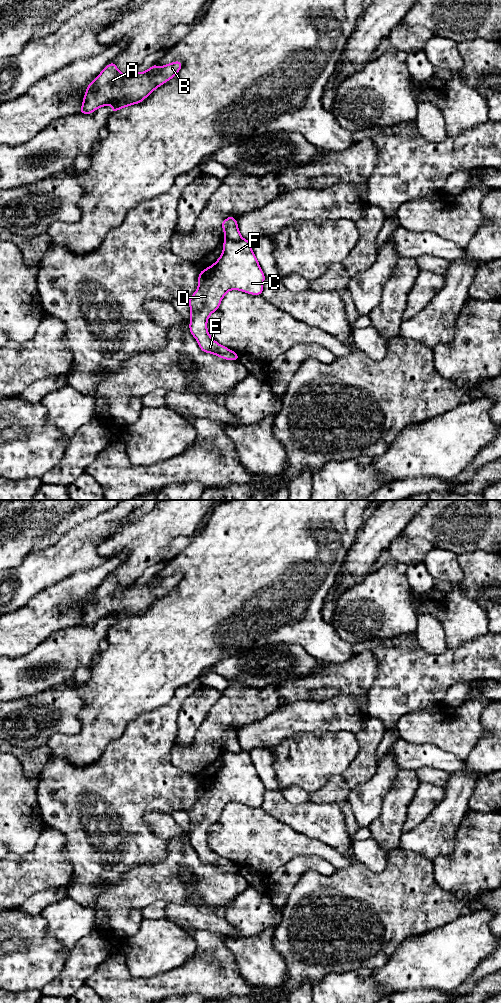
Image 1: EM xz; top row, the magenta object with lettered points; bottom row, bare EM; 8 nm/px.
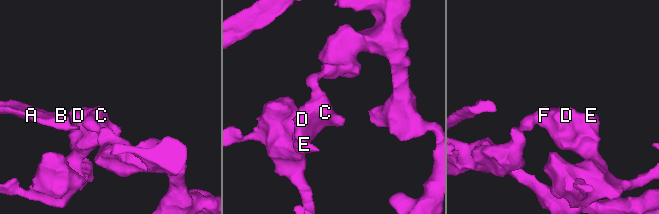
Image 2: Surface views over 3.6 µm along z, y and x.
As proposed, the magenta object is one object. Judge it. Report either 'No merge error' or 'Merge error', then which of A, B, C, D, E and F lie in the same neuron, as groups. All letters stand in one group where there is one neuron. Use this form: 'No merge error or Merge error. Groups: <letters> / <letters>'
Merge error. Groups: A B / C D E F

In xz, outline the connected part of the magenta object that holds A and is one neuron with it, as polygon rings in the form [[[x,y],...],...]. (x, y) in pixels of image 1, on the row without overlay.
[[[175,573],[160,580],[157,575],[142,585],[122,586],[111,574],[87,597],[79,625],[91,626],[111,615],[111,624],[138,616],[156,600],[172,591],[181,581],[182,573]]]

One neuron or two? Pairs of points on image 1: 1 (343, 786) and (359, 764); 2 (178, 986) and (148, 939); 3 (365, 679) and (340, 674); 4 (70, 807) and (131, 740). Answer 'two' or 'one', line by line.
1: one
2: two
3: one
4: one

